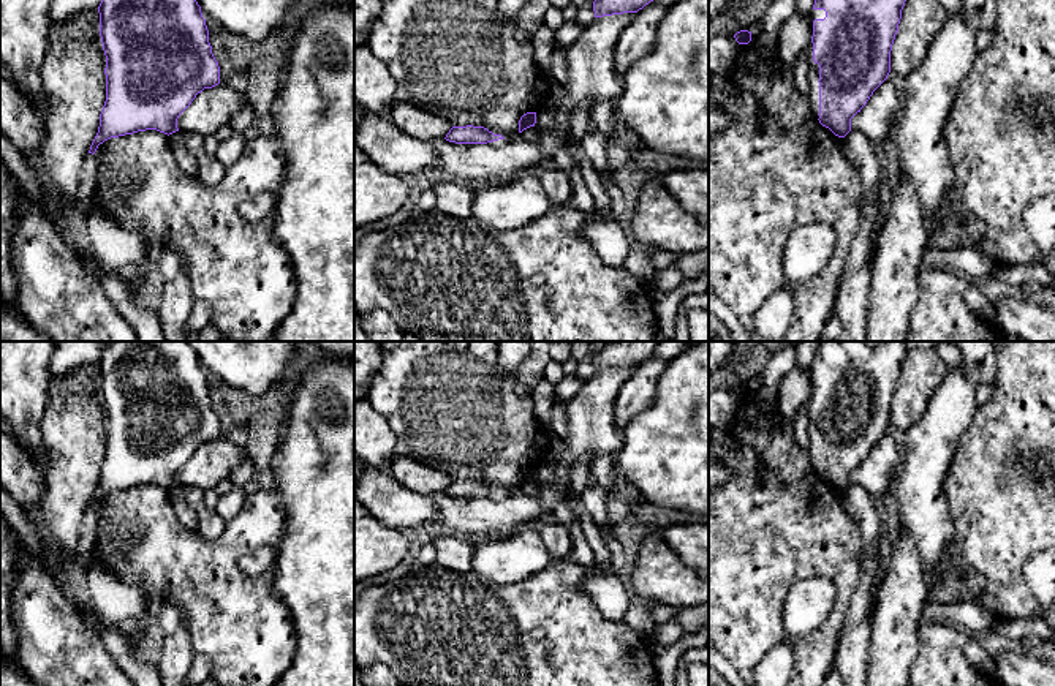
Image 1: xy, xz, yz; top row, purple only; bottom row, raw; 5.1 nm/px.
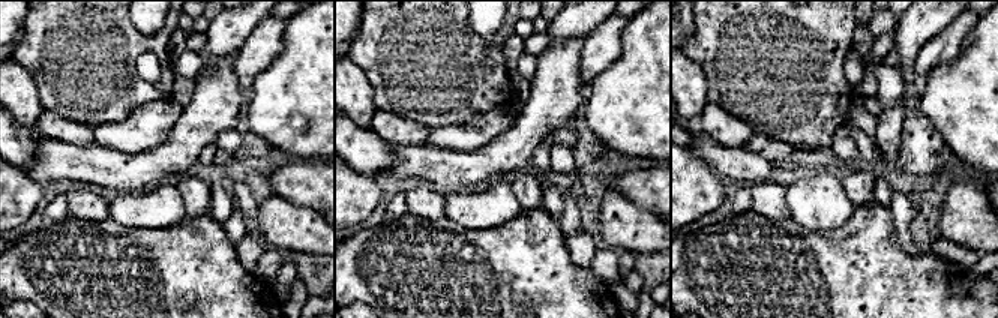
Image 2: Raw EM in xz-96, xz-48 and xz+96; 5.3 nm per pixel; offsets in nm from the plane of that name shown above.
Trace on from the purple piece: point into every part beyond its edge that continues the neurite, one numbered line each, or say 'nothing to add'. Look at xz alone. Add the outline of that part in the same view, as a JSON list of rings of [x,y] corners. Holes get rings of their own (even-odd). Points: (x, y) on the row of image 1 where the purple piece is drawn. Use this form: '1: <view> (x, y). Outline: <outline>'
nothing to add

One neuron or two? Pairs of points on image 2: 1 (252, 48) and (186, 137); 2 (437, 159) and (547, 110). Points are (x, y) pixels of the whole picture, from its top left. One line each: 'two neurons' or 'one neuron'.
1: two neurons
2: one neuron

